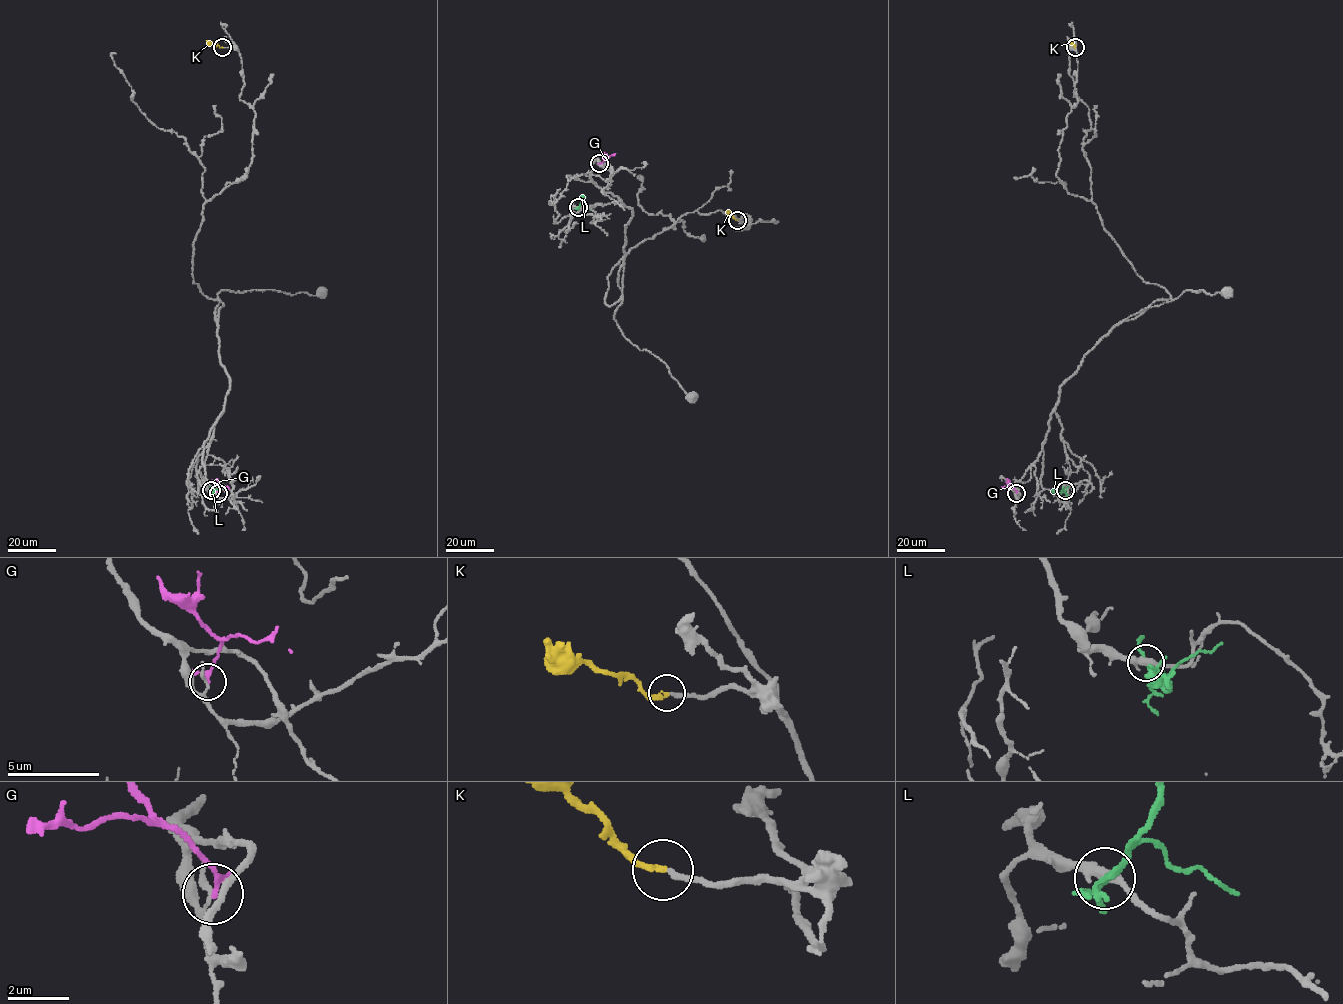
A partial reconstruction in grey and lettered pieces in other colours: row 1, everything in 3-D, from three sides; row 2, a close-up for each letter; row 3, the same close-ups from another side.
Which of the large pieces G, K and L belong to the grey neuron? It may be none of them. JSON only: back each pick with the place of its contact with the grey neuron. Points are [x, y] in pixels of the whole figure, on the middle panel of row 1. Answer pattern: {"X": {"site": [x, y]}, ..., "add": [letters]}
{"K": {"site": [737, 220]}, "add": ["K"]}

